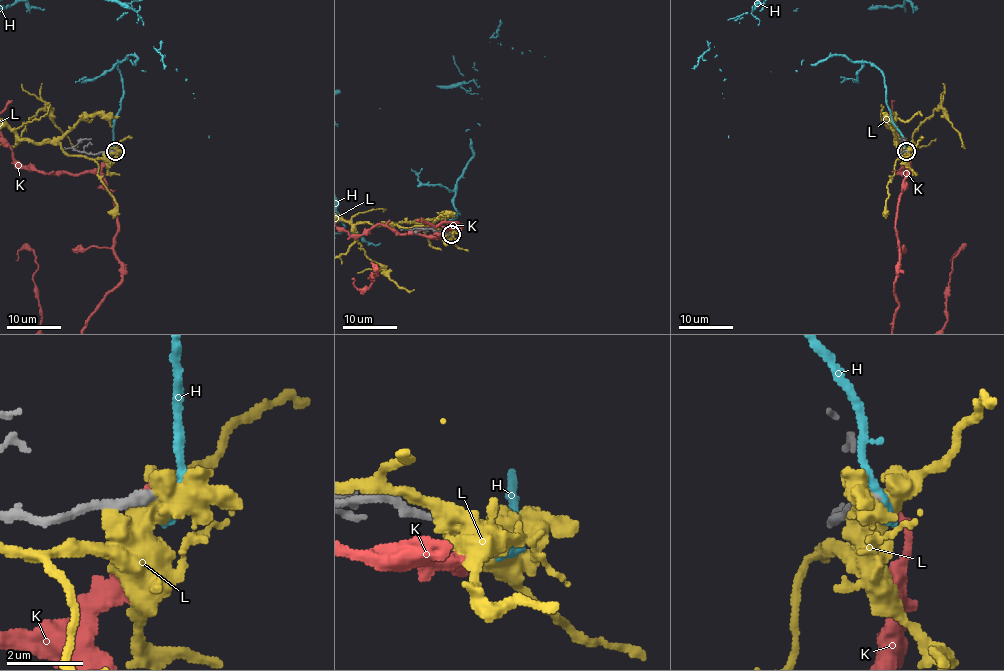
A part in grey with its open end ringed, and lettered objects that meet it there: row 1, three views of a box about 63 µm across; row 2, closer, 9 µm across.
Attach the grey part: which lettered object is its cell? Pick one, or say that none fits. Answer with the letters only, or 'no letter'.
no letter

